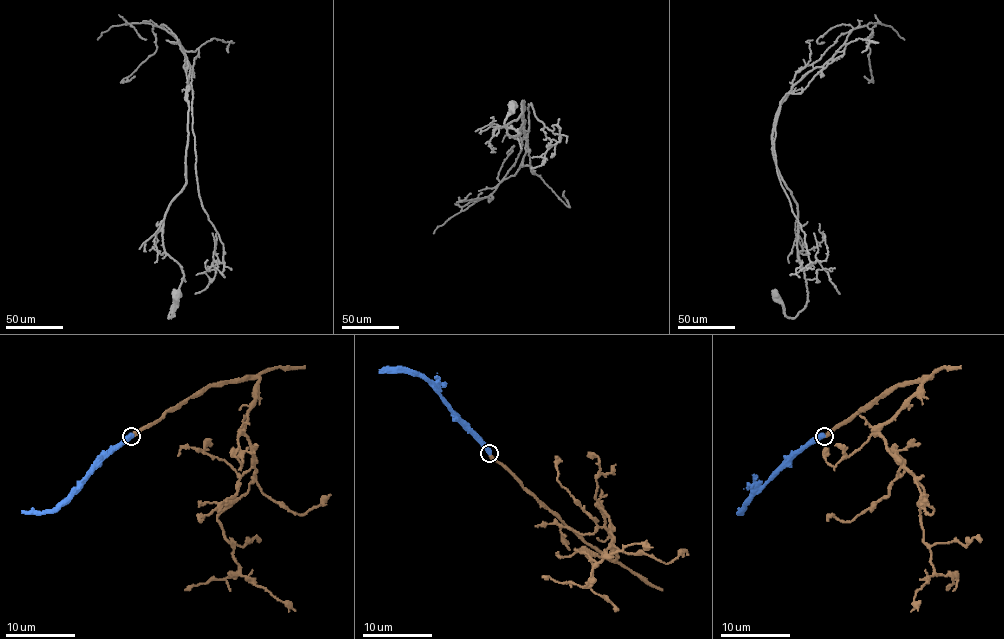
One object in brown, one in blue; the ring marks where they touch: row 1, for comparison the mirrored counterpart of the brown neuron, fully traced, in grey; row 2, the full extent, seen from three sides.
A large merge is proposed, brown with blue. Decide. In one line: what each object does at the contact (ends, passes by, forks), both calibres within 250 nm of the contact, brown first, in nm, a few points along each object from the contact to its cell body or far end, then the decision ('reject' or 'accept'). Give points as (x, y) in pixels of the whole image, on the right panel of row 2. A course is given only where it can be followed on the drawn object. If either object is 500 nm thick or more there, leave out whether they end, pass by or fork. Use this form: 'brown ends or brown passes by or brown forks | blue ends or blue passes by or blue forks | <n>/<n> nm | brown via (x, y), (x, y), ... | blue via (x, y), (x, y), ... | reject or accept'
340/550 nm | brown via (825, 436), (896, 386), (929, 377), (879, 431), (926, 504), (922, 540), (933, 571), (914, 597), (917, 611) | blue via (823, 436), (811, 438), (740, 511) | reject

